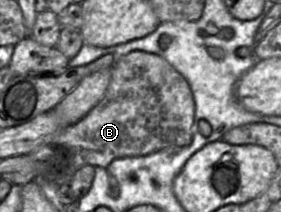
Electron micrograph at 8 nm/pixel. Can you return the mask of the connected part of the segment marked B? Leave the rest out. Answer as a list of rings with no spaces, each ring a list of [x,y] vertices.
[[[132,51],[118,57],[111,68],[108,89],[99,103],[79,122],[61,129],[47,144],[31,152],[37,177],[53,185],[68,185],[83,166],[106,167],[113,160],[145,156],[169,147],[189,146],[192,141],[195,104],[186,79],[164,58],[144,51]]]

